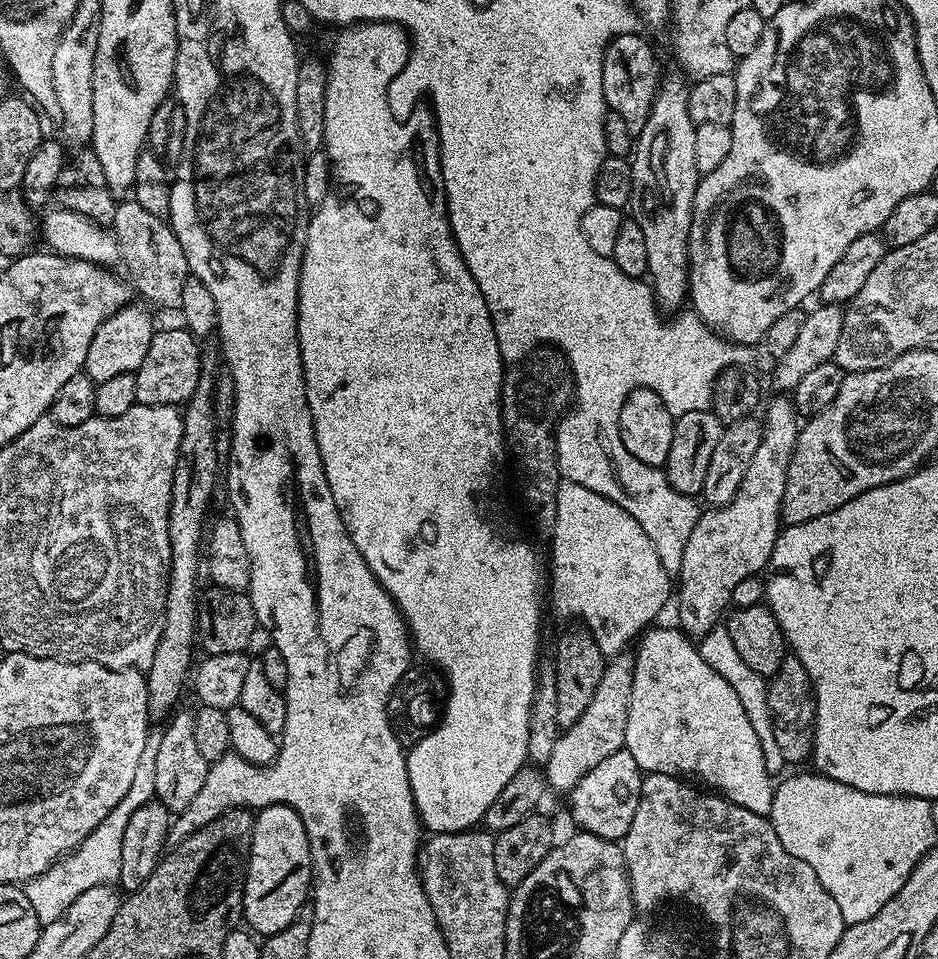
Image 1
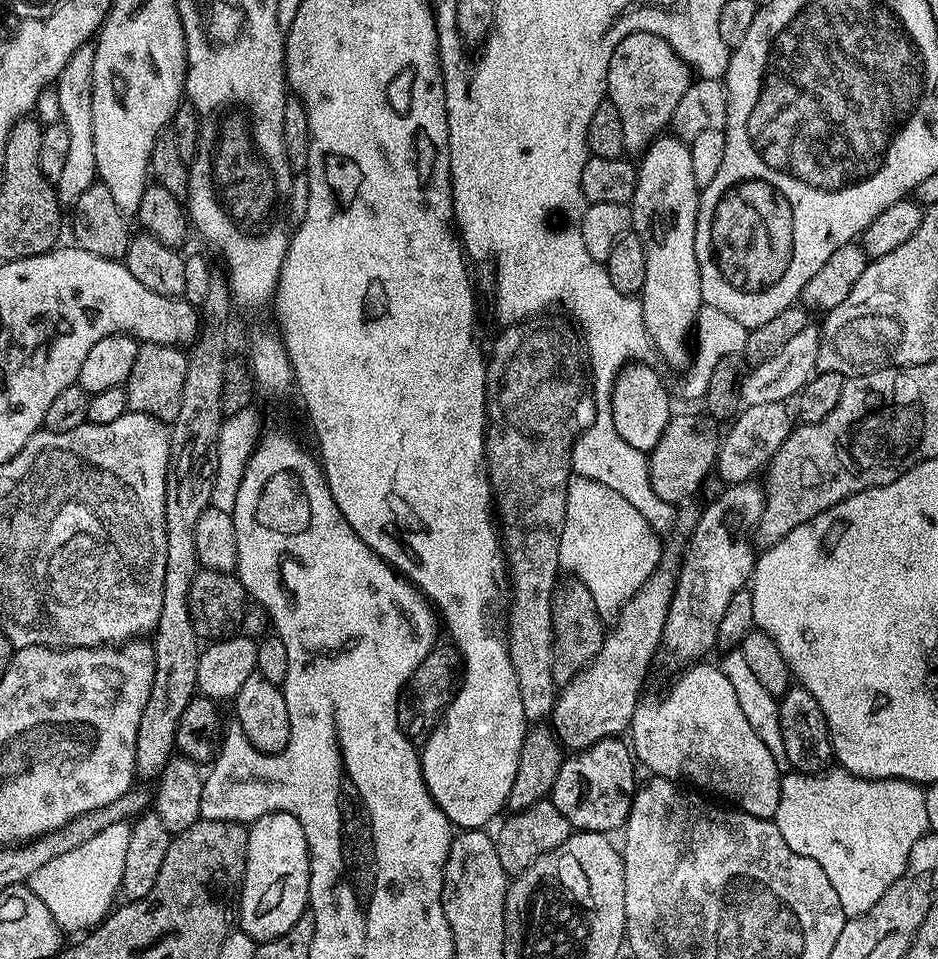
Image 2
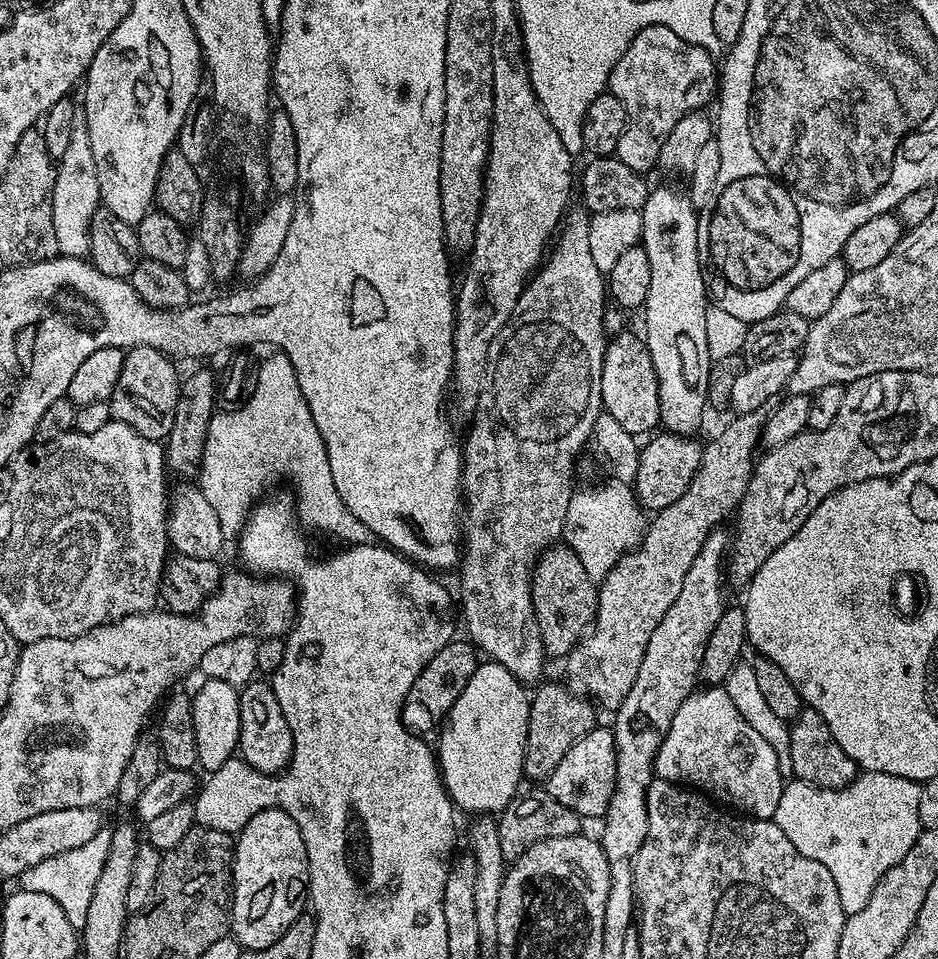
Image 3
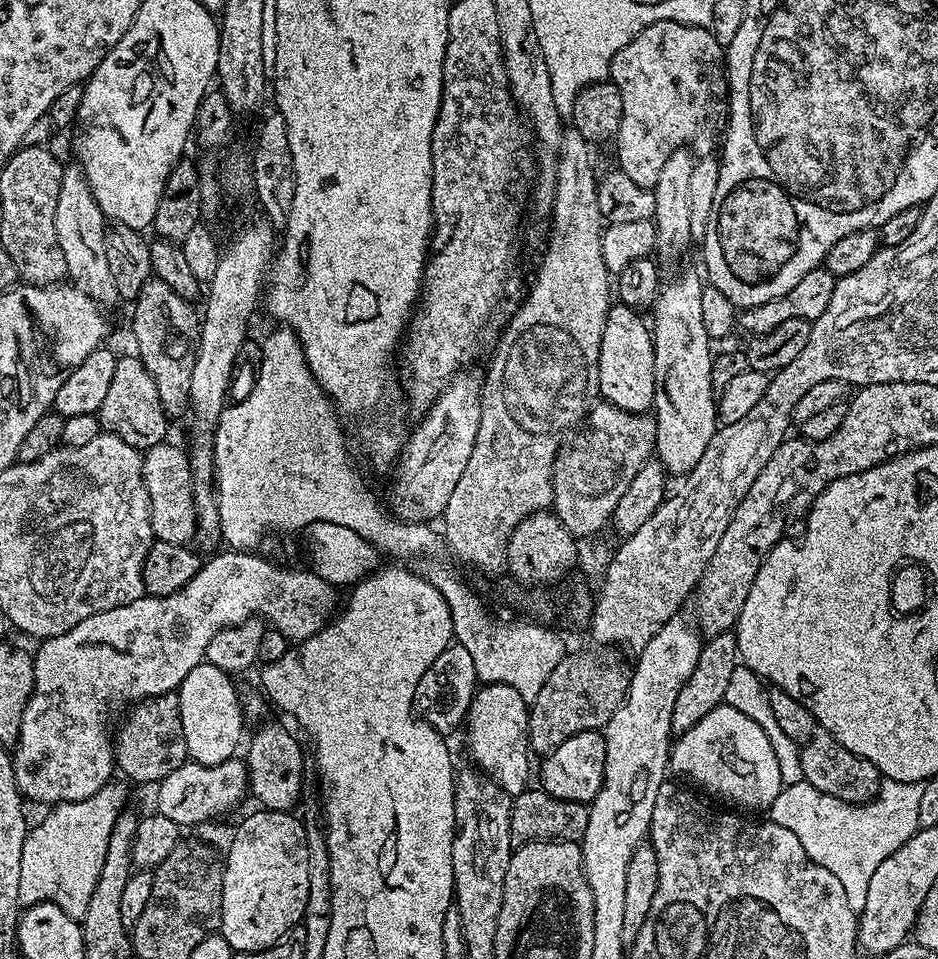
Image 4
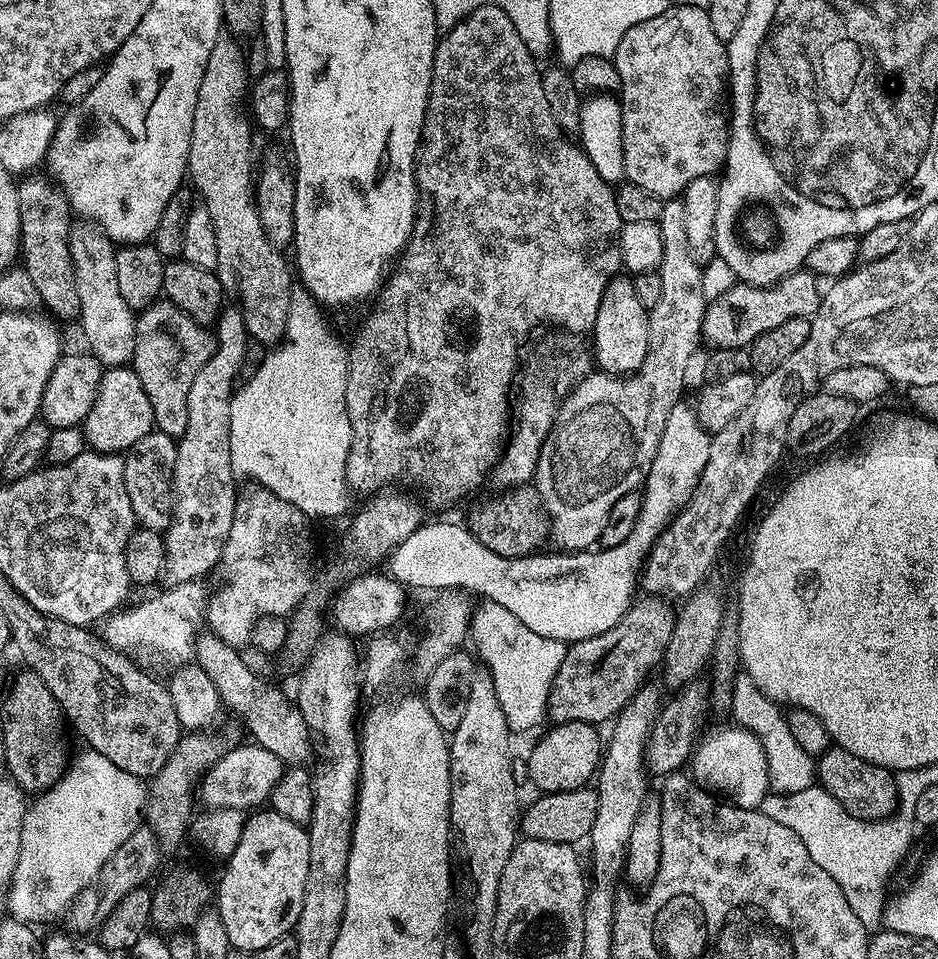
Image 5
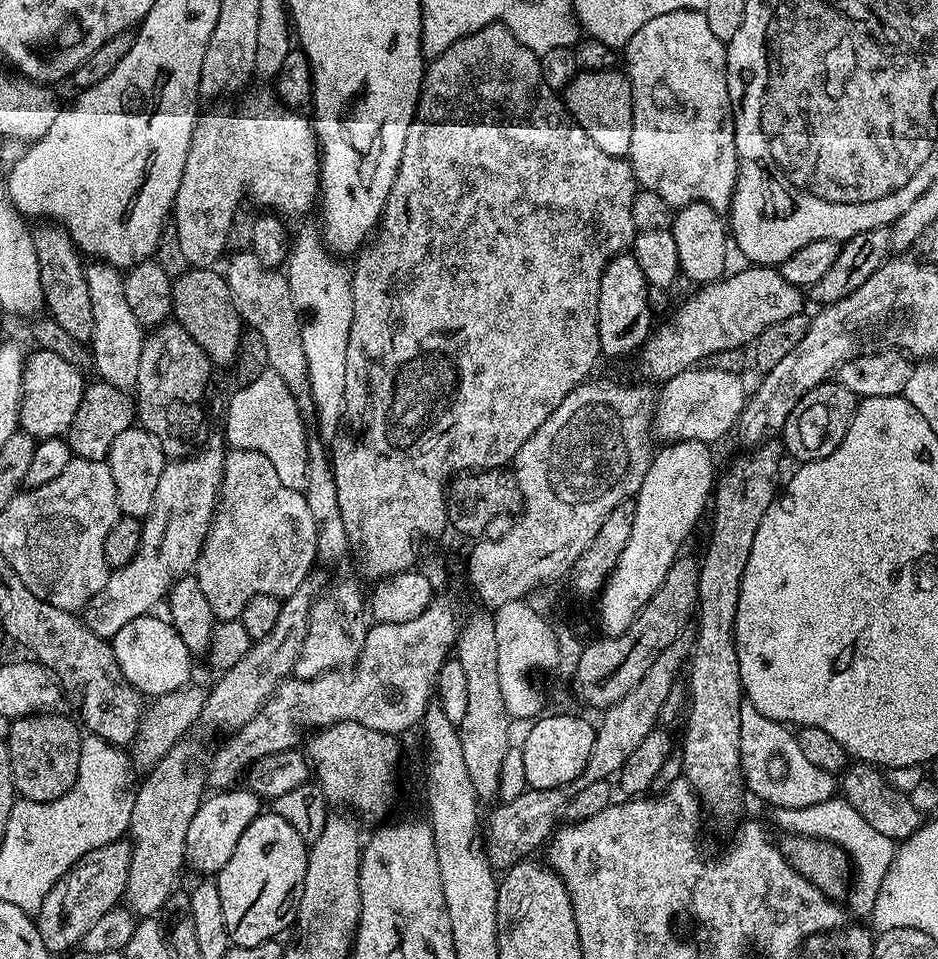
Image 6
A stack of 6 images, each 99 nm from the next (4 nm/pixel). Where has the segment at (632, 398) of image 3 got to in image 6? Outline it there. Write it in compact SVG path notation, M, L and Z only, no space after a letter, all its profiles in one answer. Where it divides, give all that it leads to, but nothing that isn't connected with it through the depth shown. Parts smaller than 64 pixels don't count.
M621 254L613 258L602 274L598 322L600 323L600 350L605 357L628 356L639 353L653 327L654 314L648 305L649 282L642 274L635 256Z

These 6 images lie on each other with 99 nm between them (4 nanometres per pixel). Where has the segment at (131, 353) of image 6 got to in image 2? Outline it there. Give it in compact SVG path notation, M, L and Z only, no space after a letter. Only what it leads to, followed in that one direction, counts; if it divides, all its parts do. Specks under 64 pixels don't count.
M86 43L66 62L62 74L55 82L54 91L57 94L58 105L61 111L62 122L66 126L70 147L62 169L62 178L54 182L57 196L61 205L71 206L86 190L86 186L97 183L96 156L98 157L98 138L94 134L94 54L95 47Z

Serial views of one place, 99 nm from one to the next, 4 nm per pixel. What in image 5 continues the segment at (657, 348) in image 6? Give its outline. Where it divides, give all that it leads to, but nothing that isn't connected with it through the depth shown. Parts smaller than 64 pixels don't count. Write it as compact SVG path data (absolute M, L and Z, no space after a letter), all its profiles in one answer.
M807 270L791 272L785 280L779 280L768 288L756 288L752 284L736 283L726 294L711 301L704 311L705 341L712 348L748 348L766 330L774 330L790 318L811 318L818 310L822 295L821 281Z

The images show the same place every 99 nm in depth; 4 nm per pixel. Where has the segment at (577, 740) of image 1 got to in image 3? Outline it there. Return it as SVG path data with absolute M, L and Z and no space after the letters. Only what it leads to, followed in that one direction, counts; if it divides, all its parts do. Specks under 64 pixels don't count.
M763 411L746 412L732 419L736 420L730 421L717 434L716 440L703 445L704 457L690 486L686 486L686 494L682 494L674 506L666 506L661 512L655 513L644 529L640 545L628 552L604 575L596 594L596 619L584 639L579 640L574 650L568 652L567 687L595 702L601 709L619 708L626 694L630 694L630 686L634 686L634 678L638 678L638 666L642 666L642 654L646 654L646 642L650 642L650 634L654 634L658 622L662 622L662 614L674 606L674 598L678 598L682 581L690 571L694 558L698 558L698 550L702 550L702 542L709 532L721 525L719 523L728 514L730 516L737 511L740 499L746 494L752 477L754 457L757 455L756 444L758 448L766 416Z

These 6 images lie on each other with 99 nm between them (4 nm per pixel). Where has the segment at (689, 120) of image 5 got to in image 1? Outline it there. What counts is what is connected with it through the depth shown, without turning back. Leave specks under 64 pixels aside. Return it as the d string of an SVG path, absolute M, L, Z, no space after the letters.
M627 32L608 43L602 62L602 94L605 105L626 121L626 127L639 134L650 118L652 103L660 91L662 71L652 48L636 32Z

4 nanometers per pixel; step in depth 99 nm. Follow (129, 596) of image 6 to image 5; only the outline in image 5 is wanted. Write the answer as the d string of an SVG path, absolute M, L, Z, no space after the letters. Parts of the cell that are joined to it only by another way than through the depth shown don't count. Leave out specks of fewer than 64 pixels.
M228 306L221 311L214 325L216 349L210 354L210 362L198 370L194 383L190 385L190 398L186 398L186 434L178 438L176 461L172 475L172 520L164 529L164 548L168 557L164 563L166 580L169 585L181 584L187 580L198 580L207 577L207 572L220 563L230 526L234 522L234 510L238 499L238 477L232 471L230 462L230 402L232 393L238 384L242 358L246 354L249 342L244 313L239 307Z

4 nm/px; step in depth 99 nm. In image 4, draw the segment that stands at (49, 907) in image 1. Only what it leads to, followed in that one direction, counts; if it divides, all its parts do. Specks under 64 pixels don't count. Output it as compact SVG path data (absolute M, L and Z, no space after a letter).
M109 782L98 794L78 802L55 805L52 812L40 825L29 831L22 846L22 874L18 878L18 898L21 905L56 904L70 918L83 921L86 906L90 906L90 894L94 894L94 882L102 874L102 862L106 862L106 844L110 842L110 832L118 822L121 812L125 811L128 792L117 782Z

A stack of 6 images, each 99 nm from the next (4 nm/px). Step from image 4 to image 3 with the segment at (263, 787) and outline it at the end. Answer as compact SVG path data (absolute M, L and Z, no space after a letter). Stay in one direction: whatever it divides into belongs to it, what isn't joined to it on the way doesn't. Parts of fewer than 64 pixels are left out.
M253 678L239 689L240 694L240 742L239 759L244 760L254 770L275 774L284 771L292 761L294 738L286 714L274 694L271 683L264 678Z

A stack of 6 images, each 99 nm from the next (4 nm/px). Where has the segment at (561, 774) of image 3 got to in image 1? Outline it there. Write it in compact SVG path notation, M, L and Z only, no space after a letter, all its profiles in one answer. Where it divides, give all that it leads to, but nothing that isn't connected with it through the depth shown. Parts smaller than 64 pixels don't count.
M627 750L610 754L610 758L598 762L586 778L582 778L572 791L567 793L568 808L572 811L572 820L579 831L589 832L603 840L623 841L630 830L630 822L634 822L634 810L638 810L640 782L642 773L638 762Z

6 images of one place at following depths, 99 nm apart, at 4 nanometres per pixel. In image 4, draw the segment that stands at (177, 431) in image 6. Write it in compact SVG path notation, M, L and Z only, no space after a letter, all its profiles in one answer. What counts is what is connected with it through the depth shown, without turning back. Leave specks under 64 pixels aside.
M151 279L142 286L142 290L136 296L132 308L132 336L136 339L135 355L150 370L154 378L154 384L158 386L158 396L162 398L162 408L170 418L176 418L189 411L190 405L190 377L194 375L194 362L196 361L196 348L200 345L200 321L201 313L194 309L193 301L182 298L182 294L176 294L166 286L166 282Z

